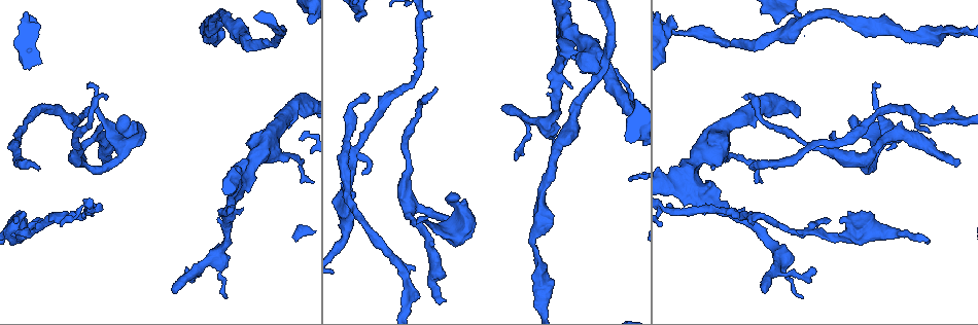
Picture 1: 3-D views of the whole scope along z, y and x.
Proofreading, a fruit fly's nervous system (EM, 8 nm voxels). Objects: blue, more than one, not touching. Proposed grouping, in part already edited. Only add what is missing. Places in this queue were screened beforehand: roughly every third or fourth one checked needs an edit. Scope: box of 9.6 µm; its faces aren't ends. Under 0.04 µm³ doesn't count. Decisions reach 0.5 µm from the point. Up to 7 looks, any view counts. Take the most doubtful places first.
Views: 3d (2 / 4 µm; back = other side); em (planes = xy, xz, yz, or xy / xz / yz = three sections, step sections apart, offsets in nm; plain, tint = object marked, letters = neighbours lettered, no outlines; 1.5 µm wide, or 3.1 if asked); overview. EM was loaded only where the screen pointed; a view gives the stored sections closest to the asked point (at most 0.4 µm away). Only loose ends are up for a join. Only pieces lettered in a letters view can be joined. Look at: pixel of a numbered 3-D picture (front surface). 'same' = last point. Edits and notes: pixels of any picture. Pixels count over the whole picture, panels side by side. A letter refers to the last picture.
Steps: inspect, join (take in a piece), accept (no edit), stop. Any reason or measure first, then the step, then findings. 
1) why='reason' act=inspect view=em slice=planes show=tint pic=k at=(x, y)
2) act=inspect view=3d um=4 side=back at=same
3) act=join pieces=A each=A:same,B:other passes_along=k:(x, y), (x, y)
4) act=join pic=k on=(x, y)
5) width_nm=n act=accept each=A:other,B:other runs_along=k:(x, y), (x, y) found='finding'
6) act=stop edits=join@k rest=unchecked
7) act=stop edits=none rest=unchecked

why='branch stops here' act=inspect view=em slice=xy step=4 show=letters pic=1 at=(444, 300)

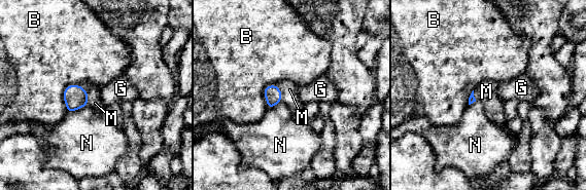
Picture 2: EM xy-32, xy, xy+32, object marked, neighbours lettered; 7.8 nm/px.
act=join pieces=M each=B:other,G:other,M:same,N:other passes_along=2:(75, 97), (87, 96), (95, 103) found='it goes on there'

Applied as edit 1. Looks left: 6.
why='an open end' act=inspect view=3d um=2 pic=1 at=(368, 100)

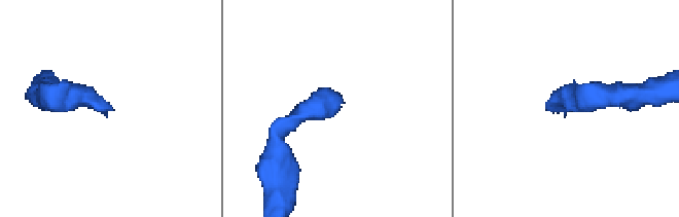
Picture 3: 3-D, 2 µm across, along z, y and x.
act=inspect view=em slice=planes show=letters pic=3 at=(337, 110)

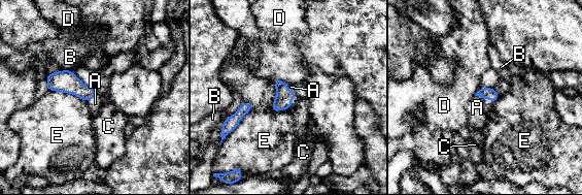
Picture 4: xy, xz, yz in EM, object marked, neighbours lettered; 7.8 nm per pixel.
act=join pieces=A each=A:same,B:other,C:other,D:other,E:other passes_along=4:(487, 93), (484, 98), (477, 107) found='it goes on there'

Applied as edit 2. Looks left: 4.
why='an open end' act=inspect view=3d um=4 pic=1 at=(502, 110)

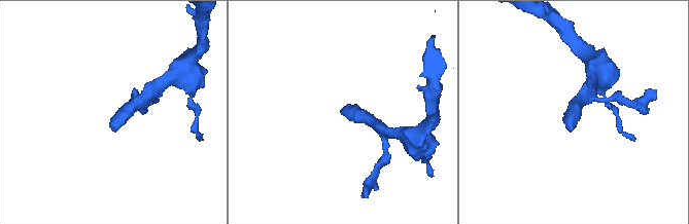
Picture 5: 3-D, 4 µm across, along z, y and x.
why='now the EM' act=inspect view=em slice=xy step=8 show=letters pic=5 at=(115, 130)

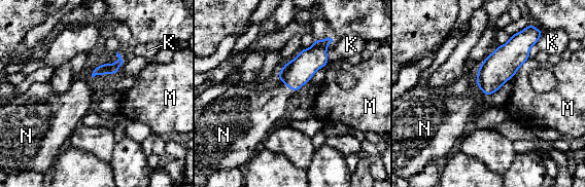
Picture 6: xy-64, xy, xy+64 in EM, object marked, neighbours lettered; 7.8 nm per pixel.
act=join pieces=N each=K:other,M:other,N:same passes_along=6:(295, 74), (286, 85), (264, 108) found='the neuron continues'

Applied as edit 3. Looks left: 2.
act=stop edits=join@2,join@4,join@6 rest=unchecked

